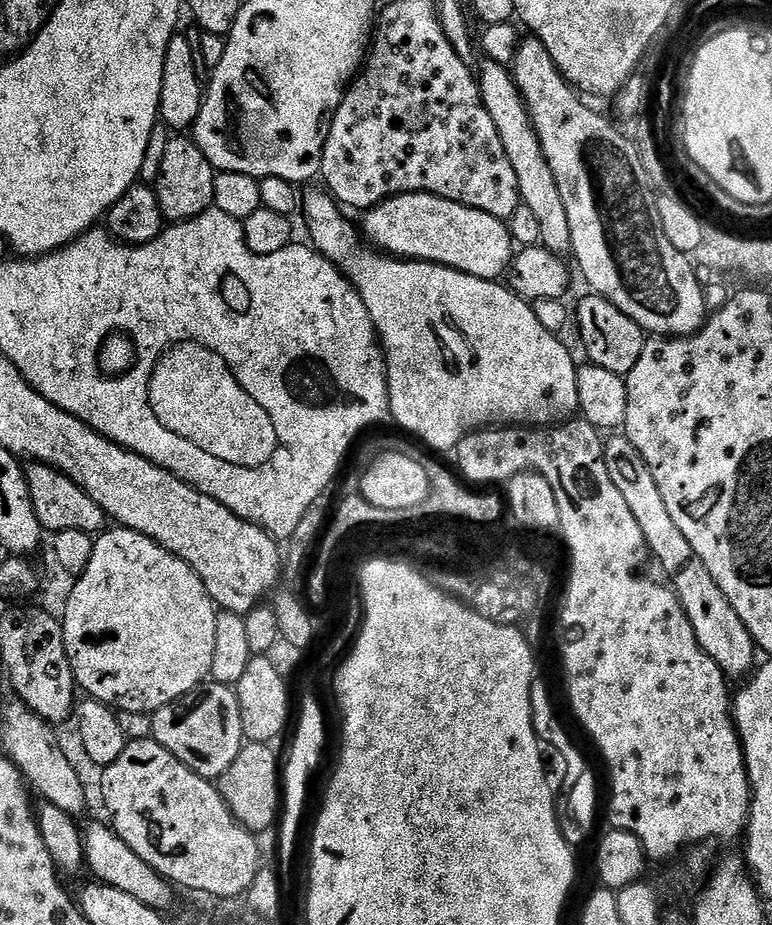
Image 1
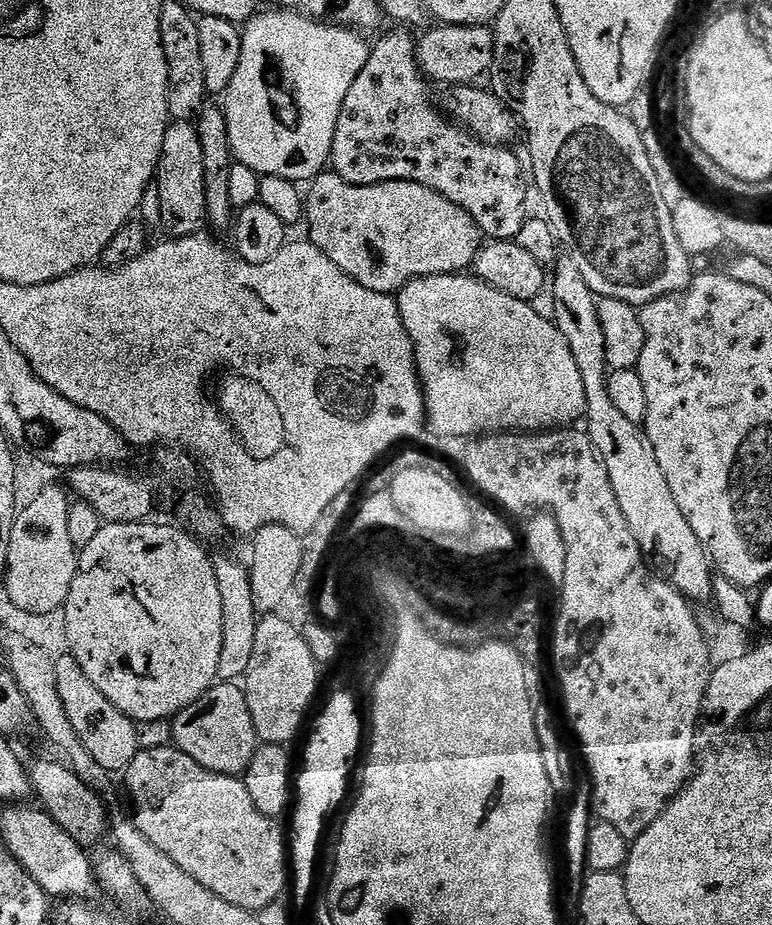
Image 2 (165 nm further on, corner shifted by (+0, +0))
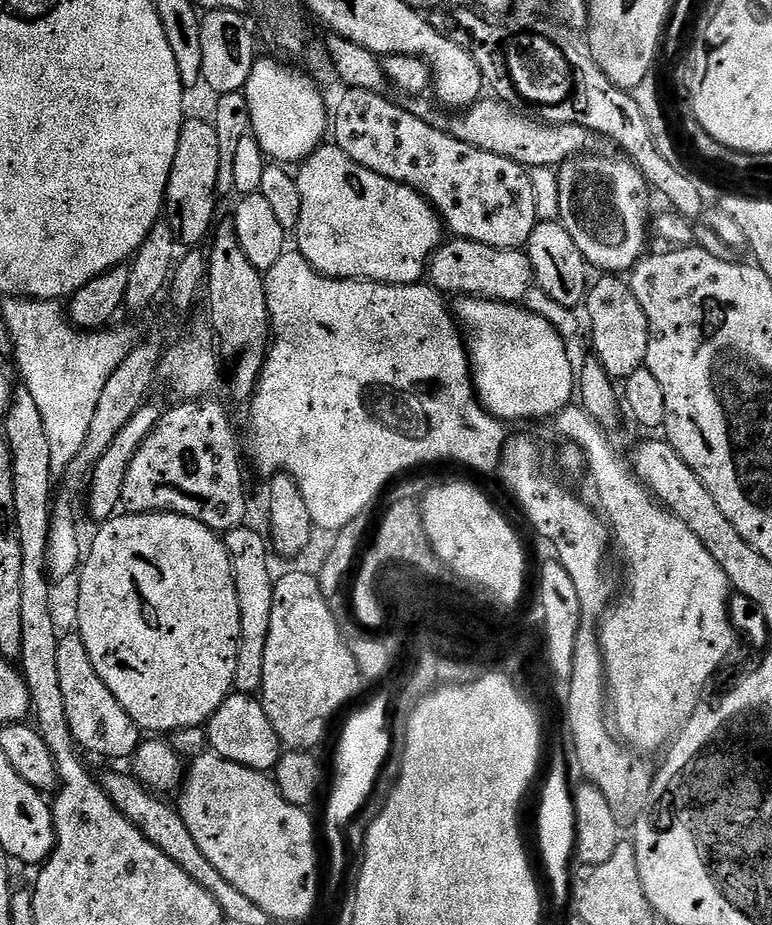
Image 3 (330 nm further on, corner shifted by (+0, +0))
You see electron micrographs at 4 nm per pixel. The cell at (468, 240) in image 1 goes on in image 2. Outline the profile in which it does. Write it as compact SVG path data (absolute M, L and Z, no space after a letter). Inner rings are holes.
M325 170L311 181L309 188L312 189L307 189L306 192L307 239L311 240L314 246L318 246L318 250L322 250L322 254L326 254L326 258L330 258L330 262L334 262L334 266L338 266L338 270L342 270L347 276L354 278L354 282L366 286L366 290L374 290L378 294L396 294L417 276L450 276L463 273L473 267L476 255L479 254L482 247L482 233L474 222L474 218L470 218L470 214L466 214L466 210L462 210L442 194L421 184L415 184L409 180L399 180L398 182L382 182L370 186L354 186L346 183L342 177L336 175L335 171Z

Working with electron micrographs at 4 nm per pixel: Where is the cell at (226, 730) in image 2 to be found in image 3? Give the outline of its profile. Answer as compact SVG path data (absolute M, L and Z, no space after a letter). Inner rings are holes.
M231 693L215 711L206 725L209 749L227 761L236 762L248 769L270 772L282 755L282 745L266 718L259 699L247 693Z

